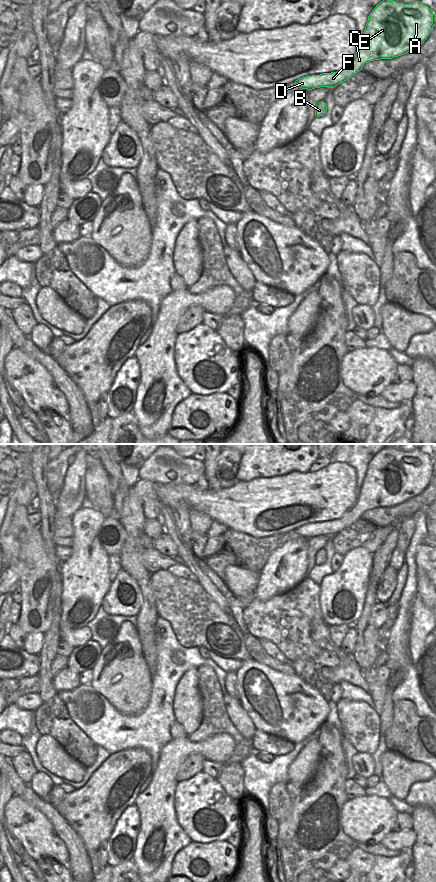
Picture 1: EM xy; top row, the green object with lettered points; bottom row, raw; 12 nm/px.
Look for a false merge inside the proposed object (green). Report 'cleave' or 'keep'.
keep

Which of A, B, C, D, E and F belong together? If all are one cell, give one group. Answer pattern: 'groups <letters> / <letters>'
groups A B C D E F

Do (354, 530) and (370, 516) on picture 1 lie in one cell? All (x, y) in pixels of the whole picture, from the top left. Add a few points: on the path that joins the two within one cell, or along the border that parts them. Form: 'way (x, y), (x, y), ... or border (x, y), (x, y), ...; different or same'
border (362, 517), (374, 526); different

